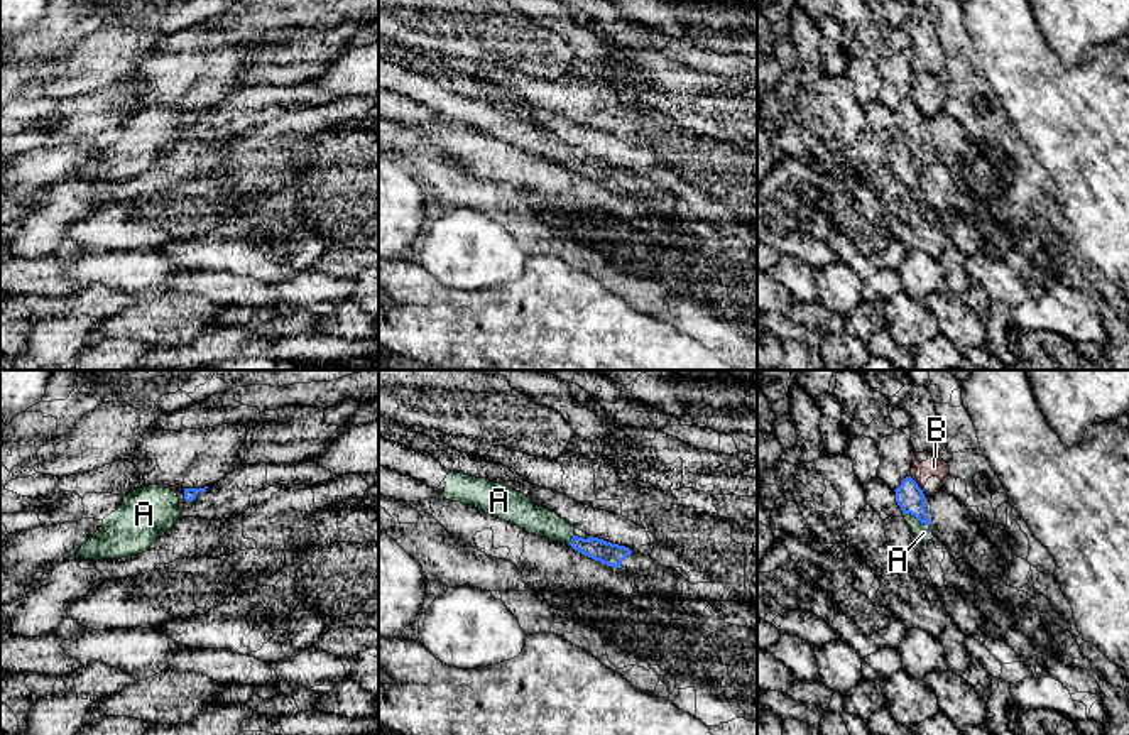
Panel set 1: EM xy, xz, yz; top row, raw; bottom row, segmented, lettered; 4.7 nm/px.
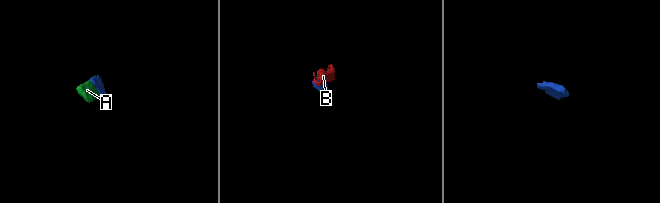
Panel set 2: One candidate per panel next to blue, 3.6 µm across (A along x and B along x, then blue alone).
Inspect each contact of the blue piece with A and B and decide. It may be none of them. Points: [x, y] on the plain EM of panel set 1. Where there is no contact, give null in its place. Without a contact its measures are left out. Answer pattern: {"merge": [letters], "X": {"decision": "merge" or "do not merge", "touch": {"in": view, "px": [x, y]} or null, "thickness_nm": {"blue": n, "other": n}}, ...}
{"merge": ["A"], "A": {"decision": "merge", "touch": {"in": "yz", "px": [916, 139]}, "thickness_nm": {"blue": 140, "other": 80}}, "B": {"decision": "do not merge", "touch": {"in": "yz", "px": [916, 105]}, "thickness_nm": {"blue": 140, "other": 100}}}

